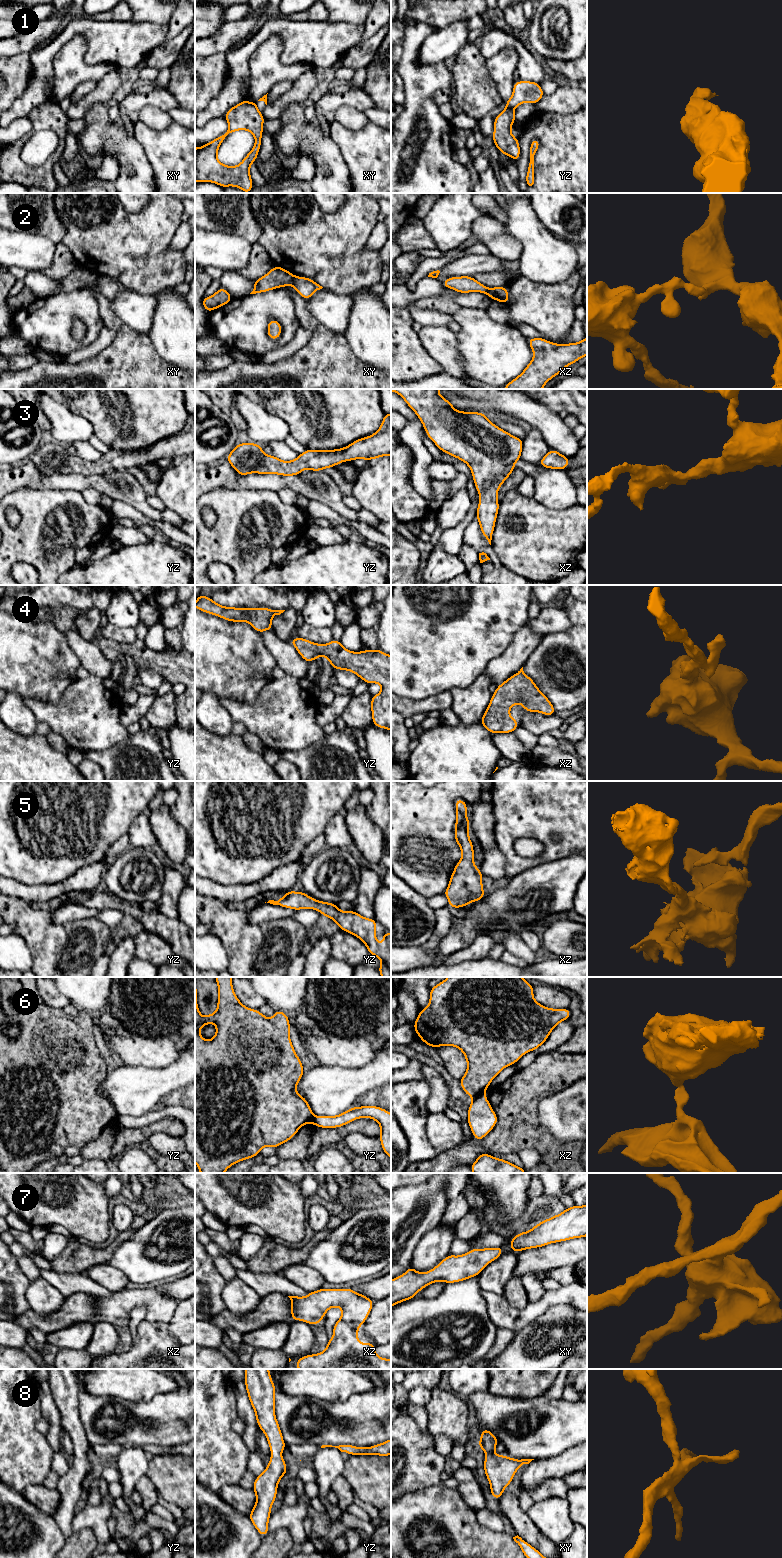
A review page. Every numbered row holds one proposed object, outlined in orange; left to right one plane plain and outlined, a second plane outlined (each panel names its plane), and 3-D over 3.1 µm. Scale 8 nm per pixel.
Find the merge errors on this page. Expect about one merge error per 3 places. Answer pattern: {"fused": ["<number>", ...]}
{"fused": ["1", "2", "6"]}

